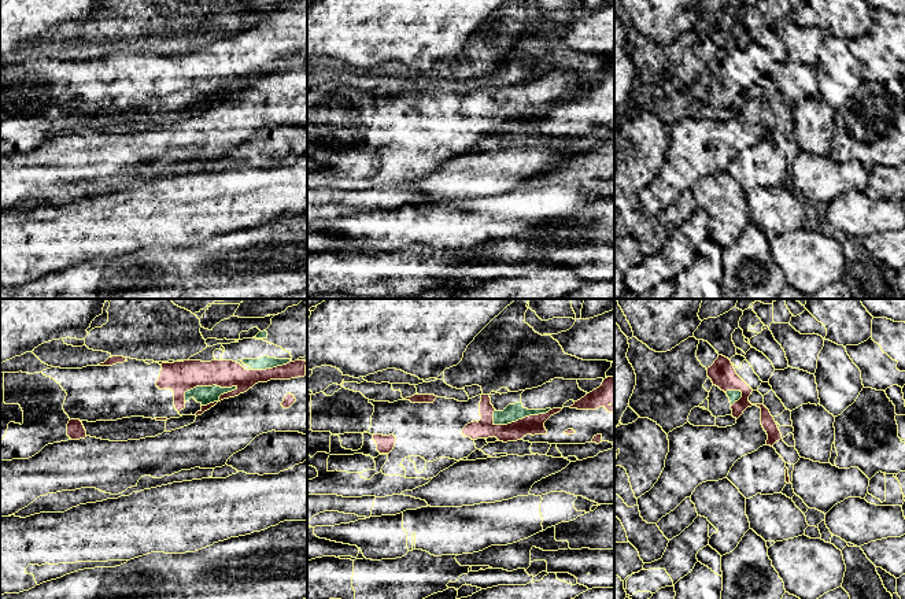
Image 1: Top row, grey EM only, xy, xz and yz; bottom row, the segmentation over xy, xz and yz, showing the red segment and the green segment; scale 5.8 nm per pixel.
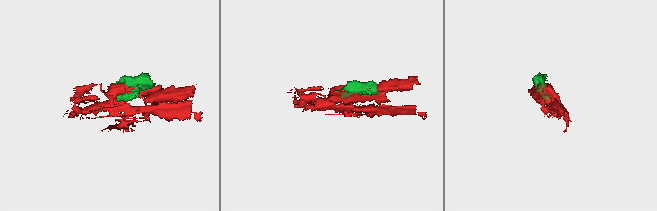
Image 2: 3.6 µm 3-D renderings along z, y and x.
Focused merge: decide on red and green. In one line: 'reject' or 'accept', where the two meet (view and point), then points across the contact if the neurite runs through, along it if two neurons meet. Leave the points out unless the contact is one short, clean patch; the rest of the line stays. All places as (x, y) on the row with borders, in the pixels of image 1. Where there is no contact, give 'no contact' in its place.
accept | xy (207, 385)

